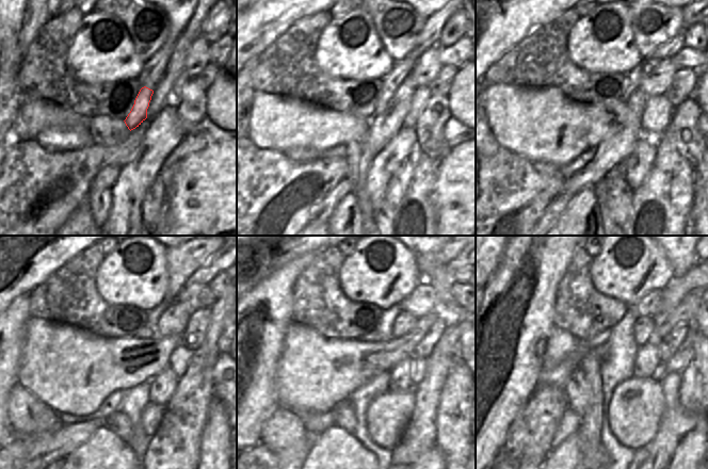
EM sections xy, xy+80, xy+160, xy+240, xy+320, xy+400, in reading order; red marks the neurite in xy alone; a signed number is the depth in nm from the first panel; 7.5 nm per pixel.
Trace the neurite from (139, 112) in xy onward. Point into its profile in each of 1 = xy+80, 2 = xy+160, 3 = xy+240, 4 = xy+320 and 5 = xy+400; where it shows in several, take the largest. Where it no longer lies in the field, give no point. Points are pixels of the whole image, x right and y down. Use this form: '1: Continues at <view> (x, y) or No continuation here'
1: Continues at xy+80 (402, 68)
2: Continues at xy+160 (632, 80)
3: Continues at xy+240 (210, 269)
4: Continues at xy+320 (453, 265)
5: Continues at xy+400 (598, 342).

